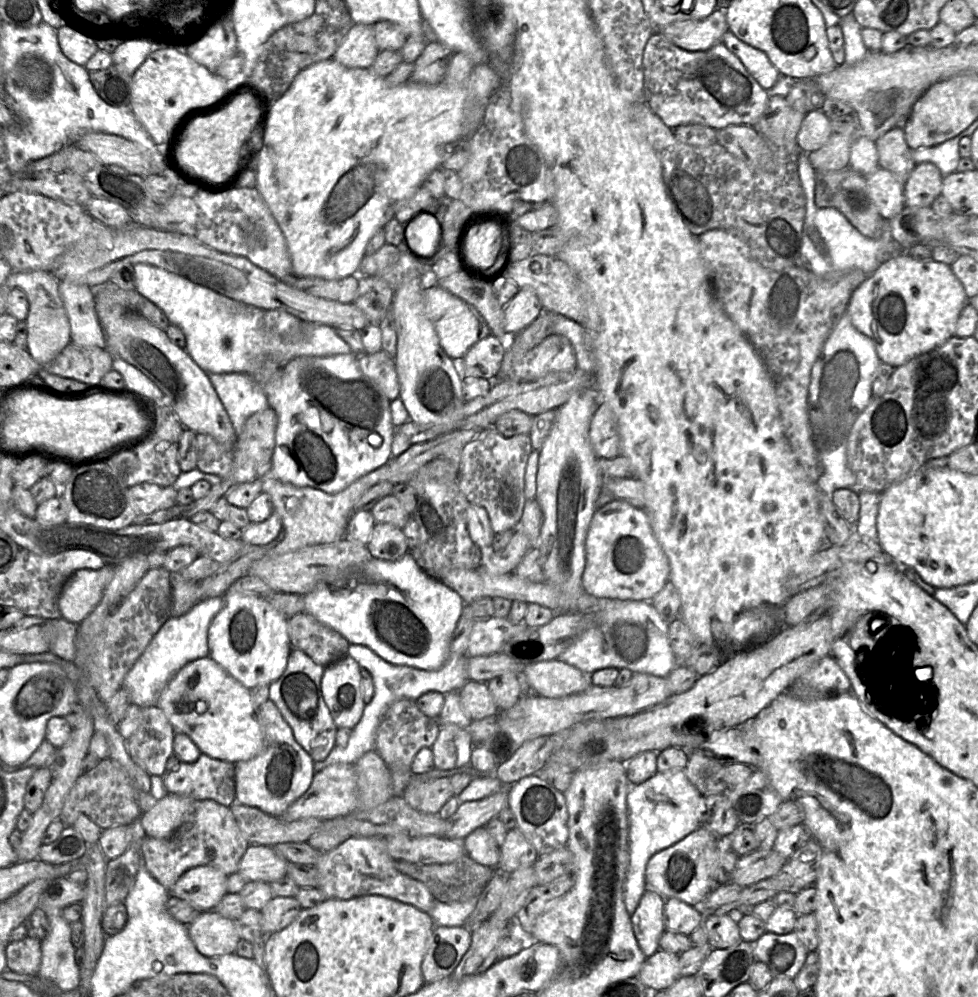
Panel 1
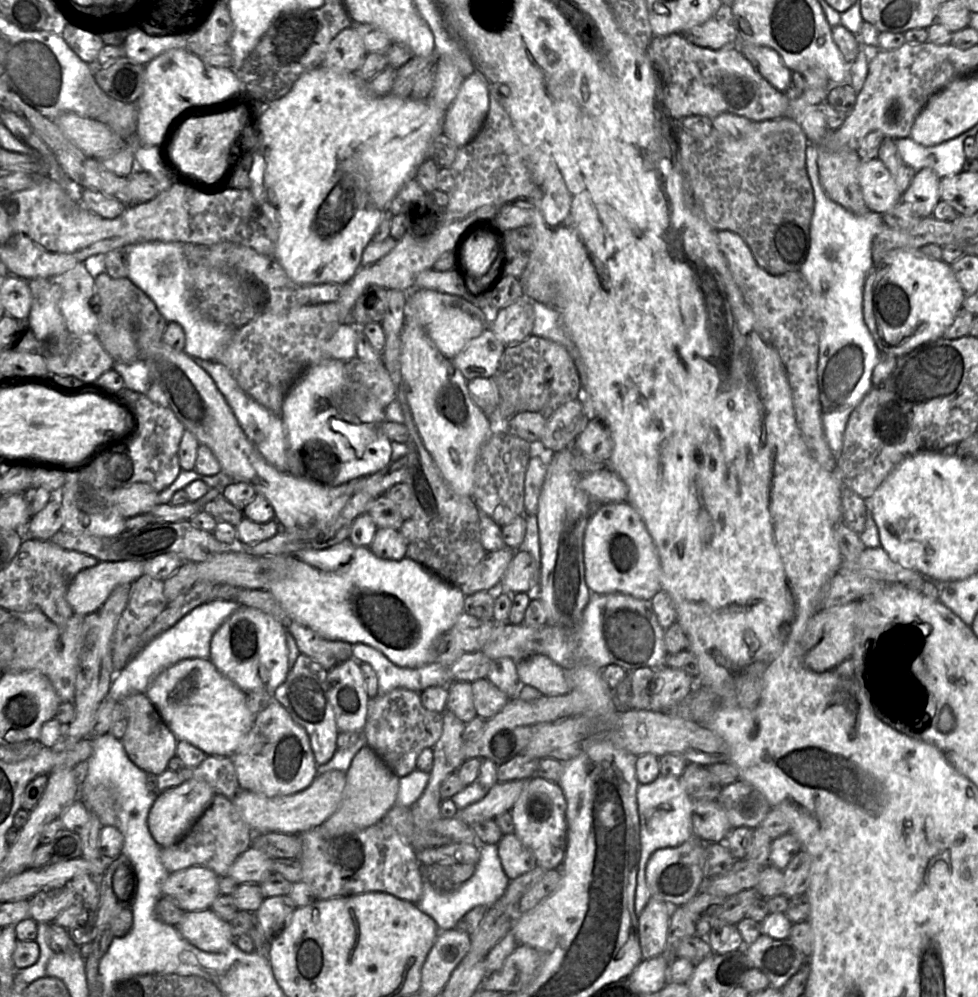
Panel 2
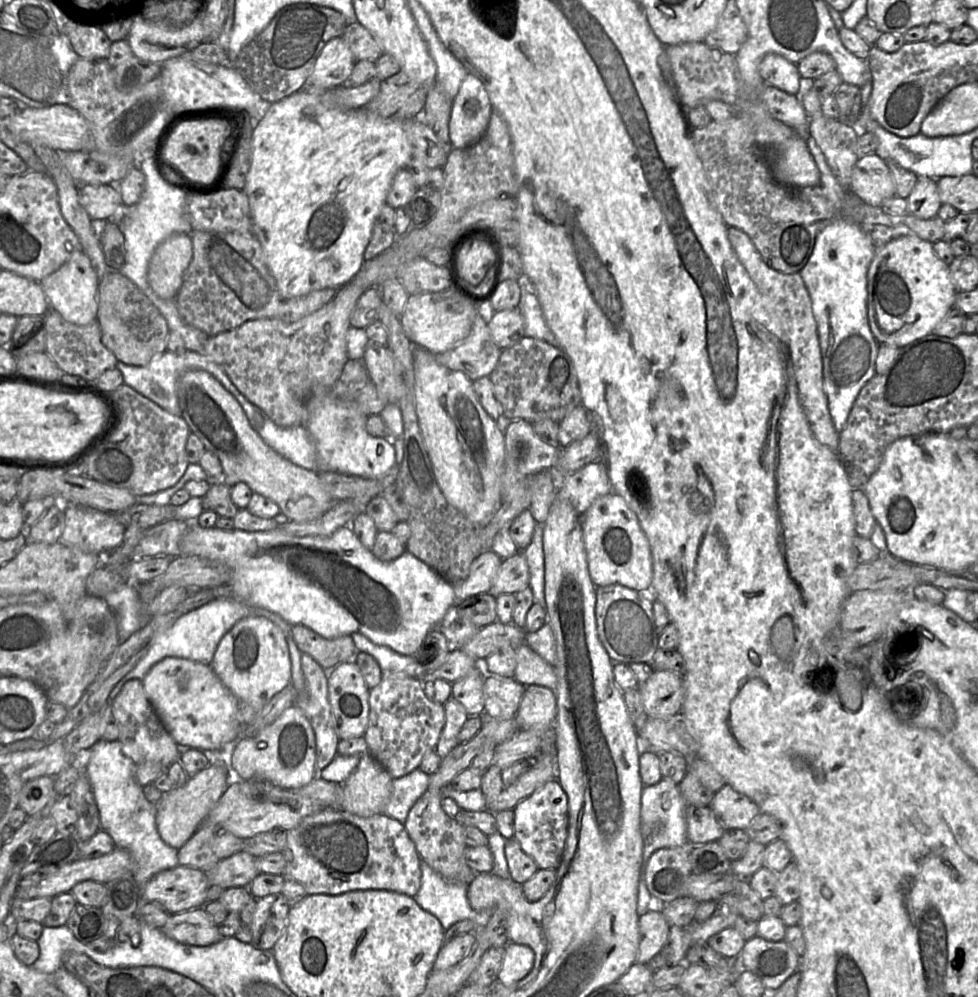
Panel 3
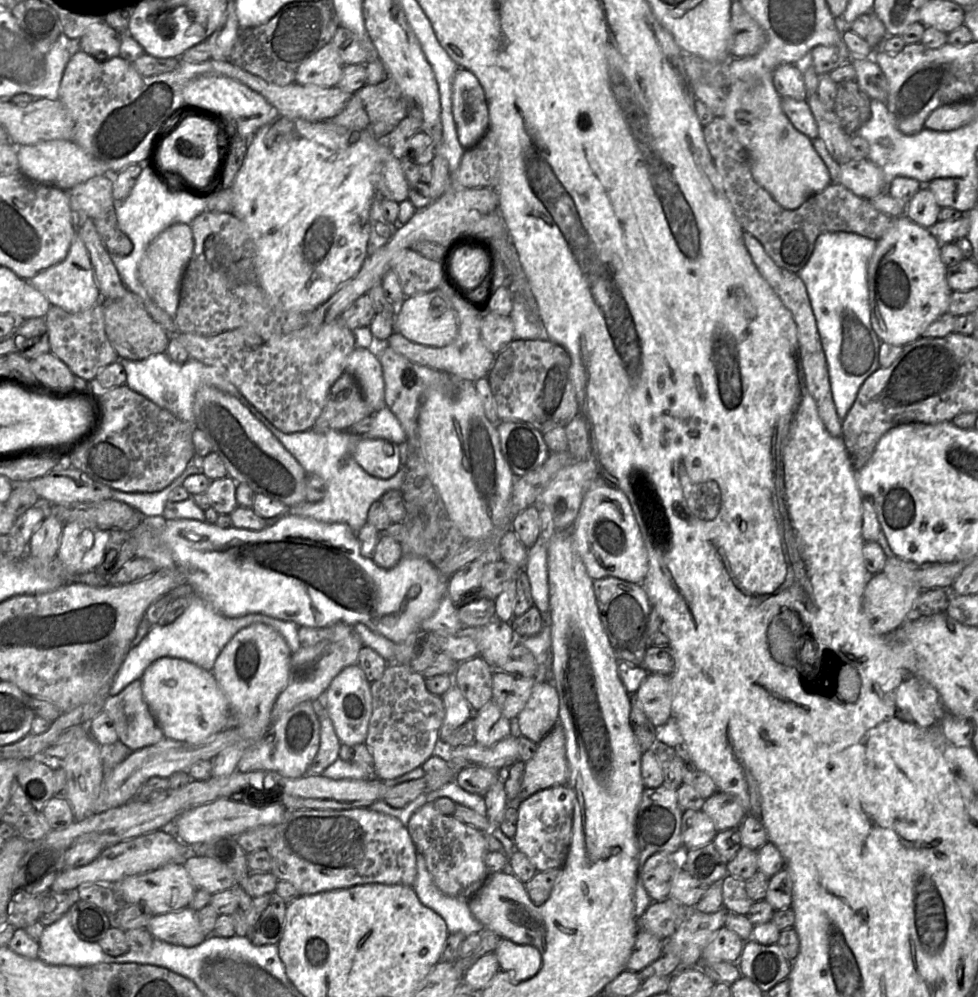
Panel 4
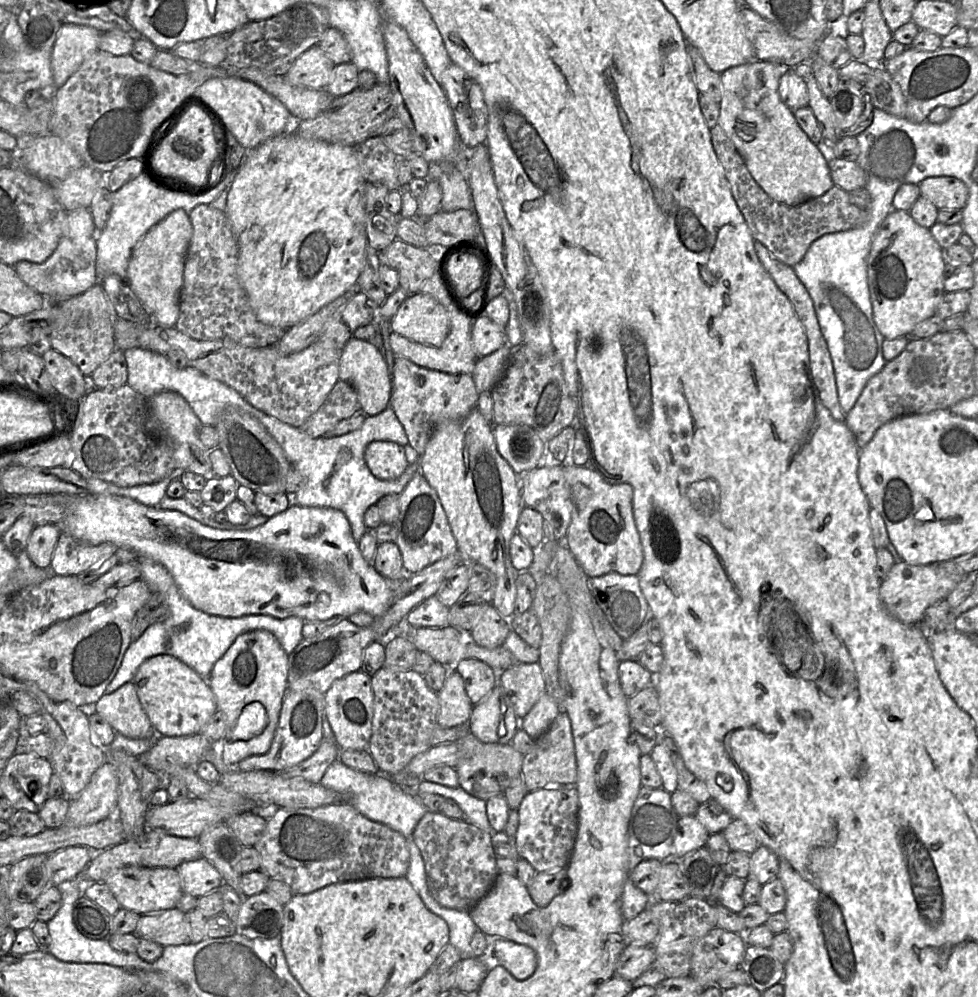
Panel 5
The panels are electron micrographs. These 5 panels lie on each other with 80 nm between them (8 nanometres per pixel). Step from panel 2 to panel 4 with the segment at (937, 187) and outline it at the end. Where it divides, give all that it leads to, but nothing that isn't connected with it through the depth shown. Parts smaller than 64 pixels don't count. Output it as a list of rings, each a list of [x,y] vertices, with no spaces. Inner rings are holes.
[[[922,185],[909,201],[905,214],[916,224],[931,228],[940,220],[939,213],[941,209],[931,190]]]

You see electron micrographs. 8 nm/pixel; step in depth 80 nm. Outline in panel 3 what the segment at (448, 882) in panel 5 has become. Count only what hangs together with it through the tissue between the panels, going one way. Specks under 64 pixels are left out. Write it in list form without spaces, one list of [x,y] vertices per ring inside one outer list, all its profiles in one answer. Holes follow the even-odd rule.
[[[428,787],[425,793],[410,809],[404,827],[415,844],[421,859],[445,879],[469,885],[476,876],[465,861],[466,843],[465,826],[457,818],[449,817],[442,809],[444,789]]]

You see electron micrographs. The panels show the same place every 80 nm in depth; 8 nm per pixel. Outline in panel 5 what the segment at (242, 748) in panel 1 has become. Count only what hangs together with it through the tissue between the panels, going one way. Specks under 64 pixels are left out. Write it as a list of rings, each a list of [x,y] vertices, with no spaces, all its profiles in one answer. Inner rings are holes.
[[[157,655],[148,658],[139,666],[132,683],[153,728],[162,736],[198,734],[217,712],[215,696],[208,680],[173,656]]]

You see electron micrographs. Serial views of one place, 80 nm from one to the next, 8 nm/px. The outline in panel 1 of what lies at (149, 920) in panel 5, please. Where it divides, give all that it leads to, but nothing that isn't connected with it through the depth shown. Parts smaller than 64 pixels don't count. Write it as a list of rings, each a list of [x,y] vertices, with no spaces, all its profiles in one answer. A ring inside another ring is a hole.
[[[214,910],[201,912],[188,925],[188,933],[197,950],[206,957],[235,953],[241,940],[235,921]]]

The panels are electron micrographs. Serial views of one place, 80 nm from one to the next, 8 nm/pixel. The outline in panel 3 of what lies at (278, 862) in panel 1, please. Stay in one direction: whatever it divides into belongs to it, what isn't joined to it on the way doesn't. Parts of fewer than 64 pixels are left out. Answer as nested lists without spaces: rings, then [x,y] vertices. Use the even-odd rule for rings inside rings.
[[[244,850],[221,860],[211,870],[206,871],[210,885],[218,885],[224,890],[232,887],[248,887],[260,874],[255,857]]]

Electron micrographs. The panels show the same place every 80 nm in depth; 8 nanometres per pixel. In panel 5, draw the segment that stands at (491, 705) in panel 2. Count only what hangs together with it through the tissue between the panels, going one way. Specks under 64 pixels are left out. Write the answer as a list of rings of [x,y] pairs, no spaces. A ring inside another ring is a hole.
[[[518,662],[498,674],[498,683],[506,691],[519,719],[526,716],[546,693],[545,680],[539,662]]]

